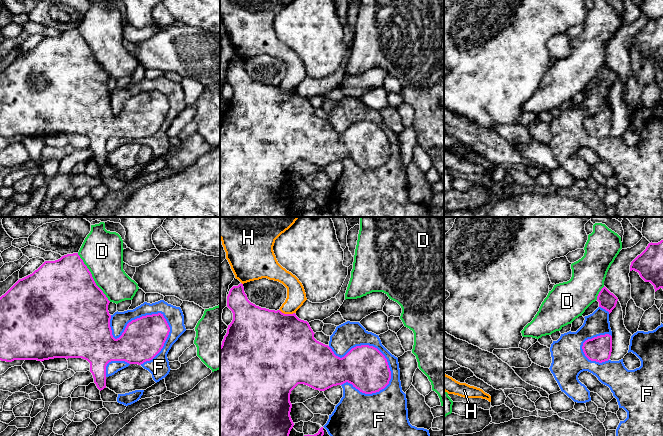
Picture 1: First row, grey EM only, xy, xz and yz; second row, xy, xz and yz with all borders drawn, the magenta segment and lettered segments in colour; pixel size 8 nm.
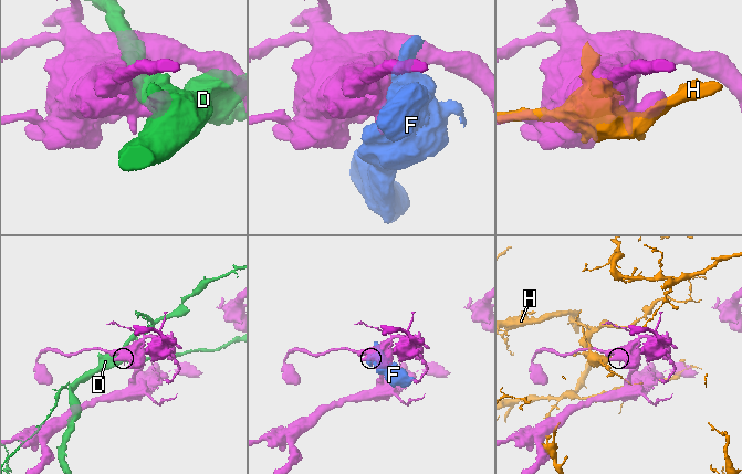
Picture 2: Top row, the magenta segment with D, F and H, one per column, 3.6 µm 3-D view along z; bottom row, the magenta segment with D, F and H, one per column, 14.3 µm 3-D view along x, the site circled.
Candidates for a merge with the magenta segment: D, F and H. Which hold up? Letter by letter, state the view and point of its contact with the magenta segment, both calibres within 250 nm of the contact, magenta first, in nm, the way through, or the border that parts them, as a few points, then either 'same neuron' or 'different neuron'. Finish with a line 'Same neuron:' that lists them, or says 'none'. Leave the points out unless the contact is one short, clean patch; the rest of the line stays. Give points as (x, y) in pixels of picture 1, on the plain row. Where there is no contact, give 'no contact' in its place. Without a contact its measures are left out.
D: meets magenta in xy at (92, 53); 500 nm thick on the magenta side, 340 nm on the other; different neuron
F: meets magenta in xz at (368, 121); 360 nm thick on the magenta side, 220 nm on the other; different neuron
H: meets magenta in xz at (287, 90); 500 nm thick on the magenta side, 160 nm on the other; different neuron
Same neuron: none

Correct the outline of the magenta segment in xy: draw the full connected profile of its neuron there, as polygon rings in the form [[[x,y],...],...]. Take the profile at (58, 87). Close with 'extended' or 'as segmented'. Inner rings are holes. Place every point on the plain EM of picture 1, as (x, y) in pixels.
[[[78,29],[67,30],[55,37],[45,37],[32,50],[19,55],[4,71],[0,73],[0,136],[12,138],[14,136],[37,136],[44,137],[54,134],[82,134],[90,139],[90,148],[93,151],[94,159],[101,167],[106,164],[106,142],[111,137],[125,137],[129,140],[141,141],[146,137],[152,136],[163,124],[164,119],[169,111],[170,103],[163,90],[152,90],[142,92],[129,98],[122,111],[115,115],[110,103],[111,91],[108,87],[110,77],[103,67],[96,61],[91,48],[84,40]]]; as segmented

